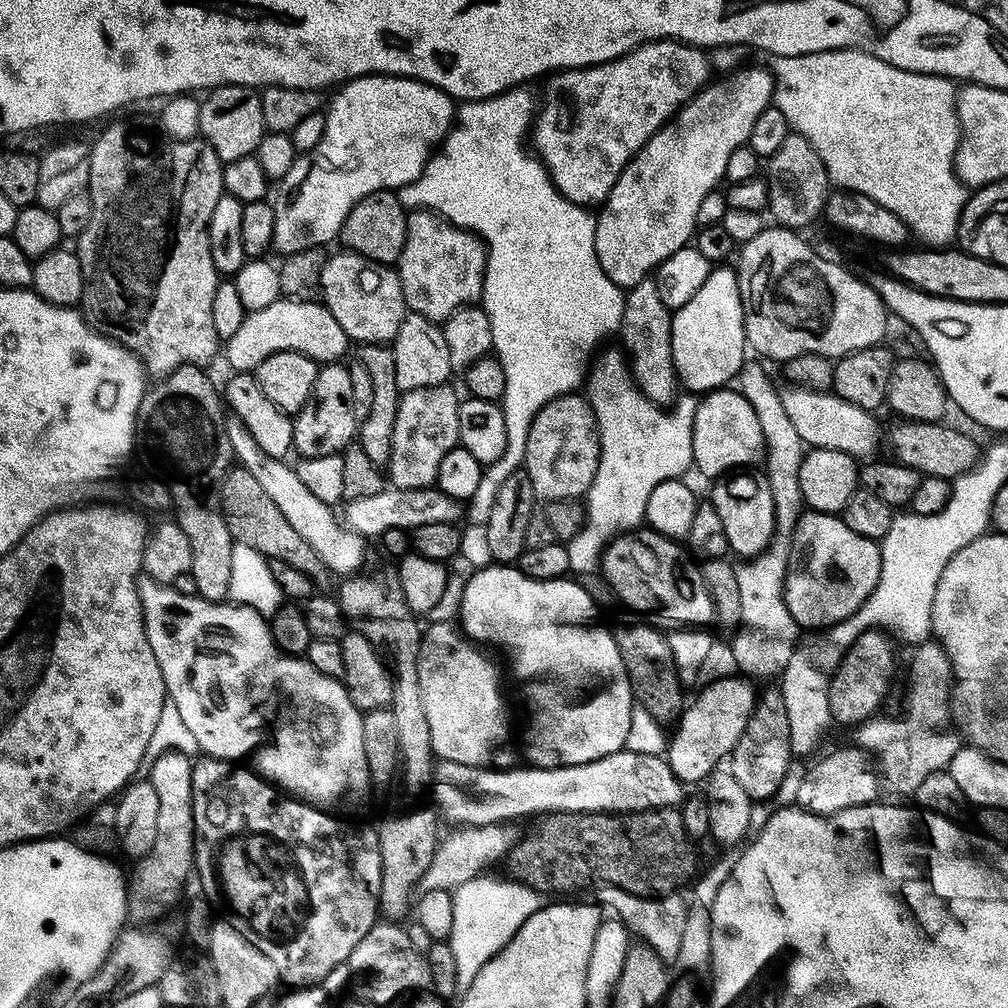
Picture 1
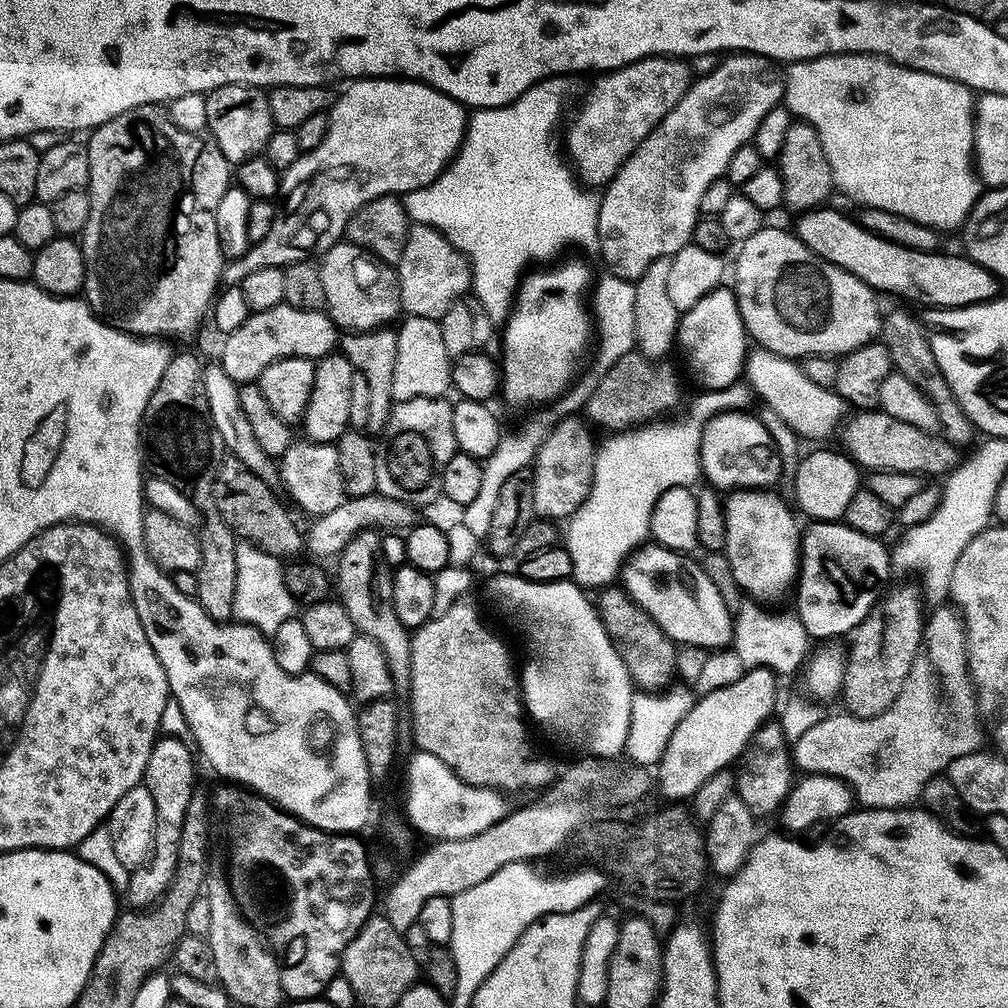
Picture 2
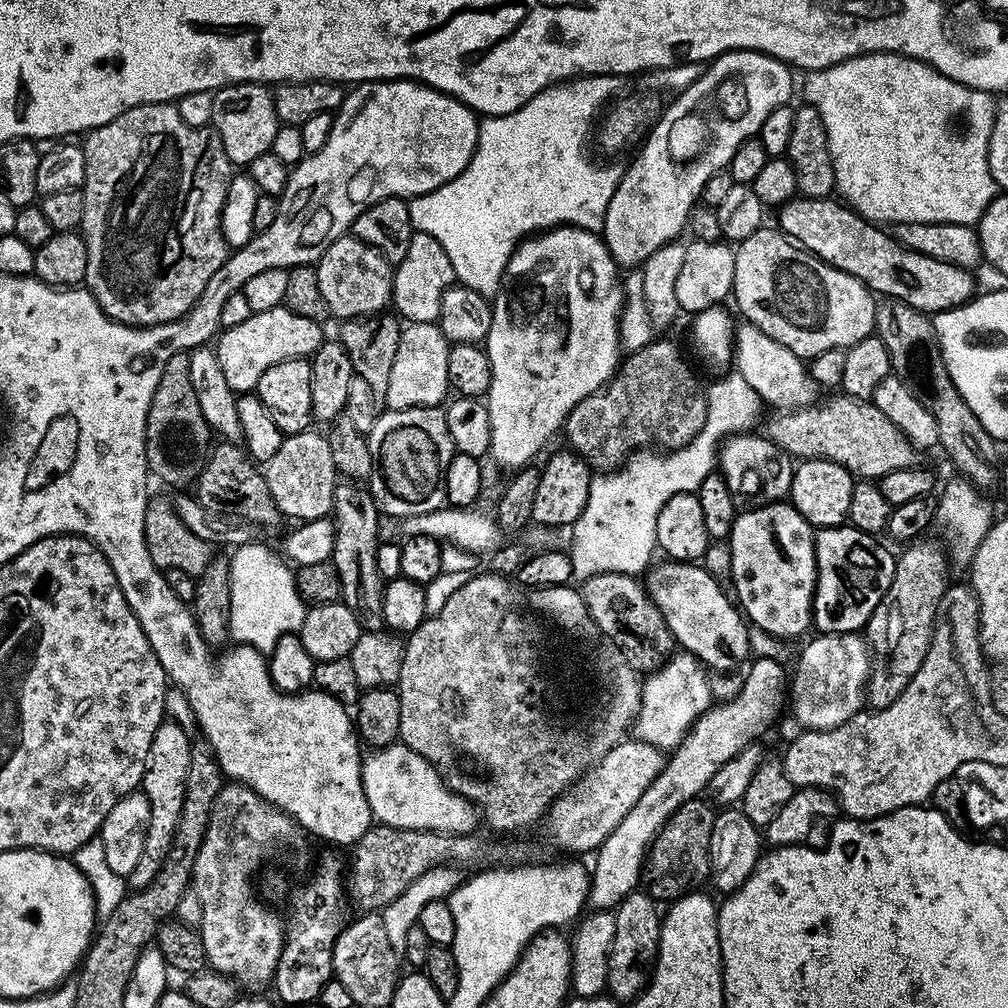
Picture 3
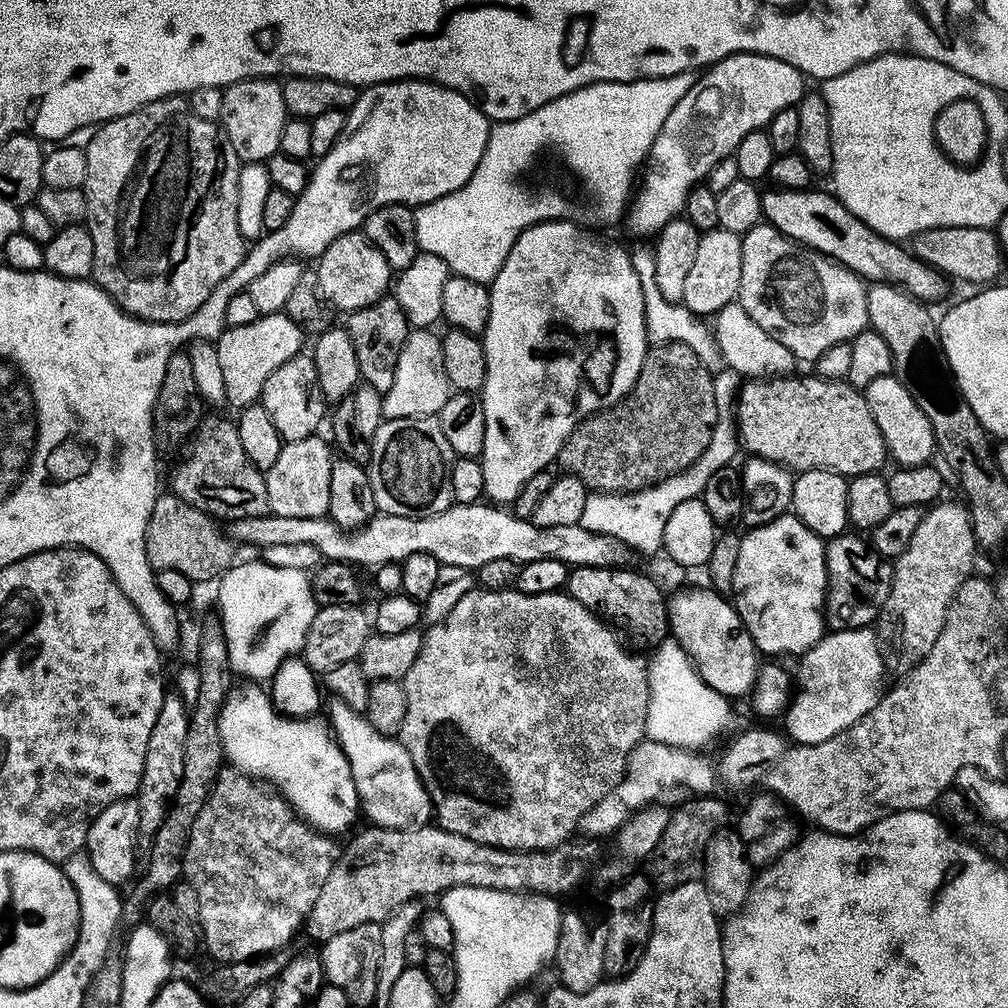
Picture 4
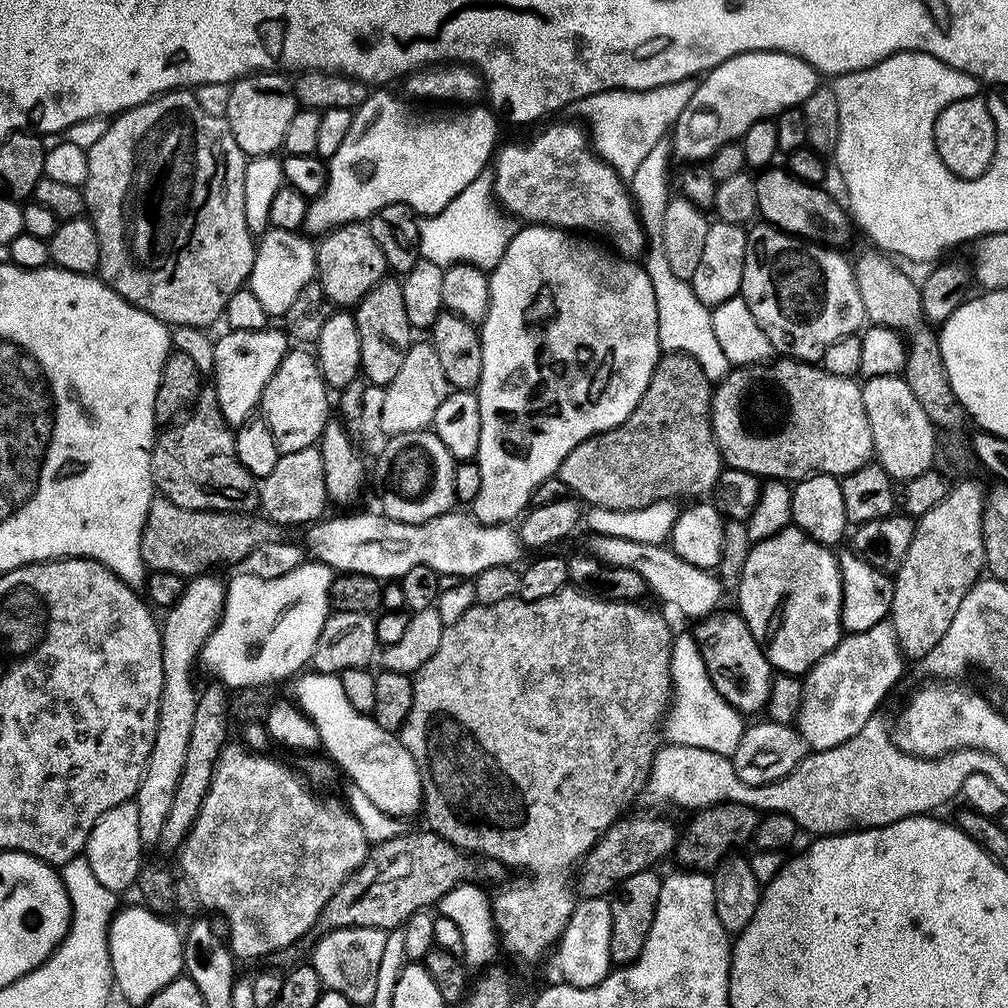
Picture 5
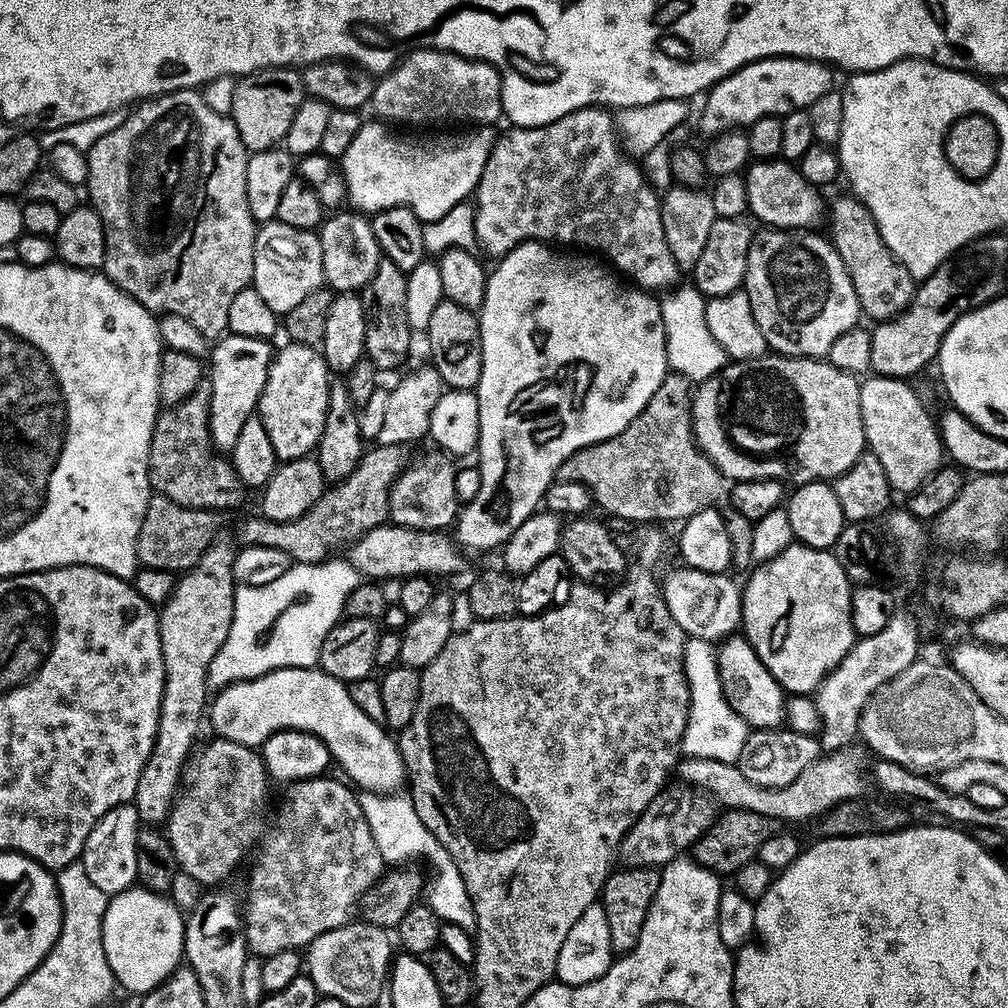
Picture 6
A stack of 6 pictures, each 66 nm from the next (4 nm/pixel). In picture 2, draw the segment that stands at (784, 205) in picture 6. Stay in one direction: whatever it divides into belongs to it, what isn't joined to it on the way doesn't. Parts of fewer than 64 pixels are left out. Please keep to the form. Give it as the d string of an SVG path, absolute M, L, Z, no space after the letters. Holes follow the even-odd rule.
M829 206L812 209L811 212L801 212L795 217L794 231L797 238L805 244L816 256L821 256L826 262L854 274L862 283L877 293L889 292L892 296L901 296L912 304L924 304L929 308L965 308L971 304L985 304L987 300L997 299L1001 295L1001 281L990 270L986 270L978 262L974 262L967 254L955 256L952 252L923 252L910 250L906 246L898 246L893 240L882 238L860 225L859 219L843 216Z

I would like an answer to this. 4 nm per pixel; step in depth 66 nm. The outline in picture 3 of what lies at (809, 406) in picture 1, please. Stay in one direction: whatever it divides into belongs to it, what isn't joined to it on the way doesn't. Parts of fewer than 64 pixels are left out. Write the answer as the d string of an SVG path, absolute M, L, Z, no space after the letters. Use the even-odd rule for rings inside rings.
M747 322L741 323L741 325L741 328L739 325L734 332L735 371L740 372L742 378L746 378L746 382L750 382L750 386L754 386L754 390L765 405L773 404L773 409L795 410L809 407L817 399L816 392L818 393L818 385L812 379L809 365L801 357L794 355L790 350L786 350L786 346L774 342L774 338L770 338L770 334L762 334L762 330L758 330L758 326Z

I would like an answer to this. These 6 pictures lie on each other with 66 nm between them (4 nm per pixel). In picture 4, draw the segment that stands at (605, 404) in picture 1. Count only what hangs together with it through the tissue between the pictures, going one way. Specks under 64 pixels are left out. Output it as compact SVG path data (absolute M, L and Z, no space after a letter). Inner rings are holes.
M725 367L714 376L714 398L716 399L716 424L712 428L710 446L696 461L677 476L667 476L647 488L639 488L627 494L589 494L586 498L586 510L582 510L580 525L588 531L600 535L612 535L626 544L633 553L660 552L664 543L666 518L670 518L675 507L681 502L697 499L703 493L710 474L729 467L738 452L738 433L736 421L730 409L735 405L736 397L742 387L742 377L734 369Z

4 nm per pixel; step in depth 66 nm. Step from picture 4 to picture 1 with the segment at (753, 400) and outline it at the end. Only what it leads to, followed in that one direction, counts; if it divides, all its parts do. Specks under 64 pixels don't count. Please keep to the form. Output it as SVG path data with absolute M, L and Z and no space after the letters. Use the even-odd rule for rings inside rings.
M904 420L896 422L892 433L887 433L886 440L892 443L891 455L897 461L920 472L921 477L937 476L953 481L957 476L966 474L980 462L982 448L979 448L970 437L956 428L951 428L948 422L923 424L921 420Z

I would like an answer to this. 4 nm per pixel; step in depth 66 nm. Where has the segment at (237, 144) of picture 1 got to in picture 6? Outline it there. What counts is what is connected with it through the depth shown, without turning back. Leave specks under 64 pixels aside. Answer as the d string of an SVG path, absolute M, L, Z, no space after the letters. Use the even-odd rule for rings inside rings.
M292 66L260 68L256 72L239 77L234 86L234 106L231 118L249 153L265 152L268 148L277 147L283 141L286 130L290 130L290 121L294 119L294 114L298 114L298 106L302 106L305 98L306 93L304 83L300 80L300 72Z

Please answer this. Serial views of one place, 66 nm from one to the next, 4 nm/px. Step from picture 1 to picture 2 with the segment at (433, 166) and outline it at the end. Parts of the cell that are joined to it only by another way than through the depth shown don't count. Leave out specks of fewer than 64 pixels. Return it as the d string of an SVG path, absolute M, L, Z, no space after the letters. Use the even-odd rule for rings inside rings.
M568 74L548 76L506 106L475 109L468 116L468 126L462 133L459 148L455 149L452 163L424 188L413 188L402 196L412 224L431 224L467 256L472 266L471 295L482 302L494 322L508 319L516 289L526 269L532 266L527 264L535 260L551 261L556 258L551 256L558 255L564 244L577 244L580 248L597 245L600 200L578 183L562 155L561 145L560 148L556 145L556 127L564 112L564 99L576 92L572 80ZM611 274L597 279L594 284L594 328L596 331L596 347L598 350L590 372L577 379L562 395L559 395L554 406L554 416L564 419L577 415L587 405L590 395L600 385L602 377L622 358L622 354L636 348L636 330L634 328L634 294L636 286L633 281L623 280Z

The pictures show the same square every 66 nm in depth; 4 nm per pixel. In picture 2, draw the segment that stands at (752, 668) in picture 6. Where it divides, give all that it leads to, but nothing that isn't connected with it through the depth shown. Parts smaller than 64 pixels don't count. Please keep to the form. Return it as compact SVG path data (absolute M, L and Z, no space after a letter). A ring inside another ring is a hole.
M655 542L645 543L636 549L624 562L622 569L622 586L630 594L658 626L677 645L689 648L702 648L705 650L727 649L732 643L733 613L728 611L726 602L722 602L722 594L718 594L718 586L710 582L710 578L704 573L703 563L692 561L692 558L685 559L683 555L669 548L664 548Z

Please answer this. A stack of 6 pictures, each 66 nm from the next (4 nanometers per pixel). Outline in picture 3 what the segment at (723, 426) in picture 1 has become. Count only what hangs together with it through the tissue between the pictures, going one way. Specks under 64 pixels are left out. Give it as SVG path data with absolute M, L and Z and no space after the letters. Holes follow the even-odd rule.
M737 434L729 436L718 452L718 471L728 482L733 496L749 500L752 506L783 501L792 491L793 457L768 439L767 435Z

